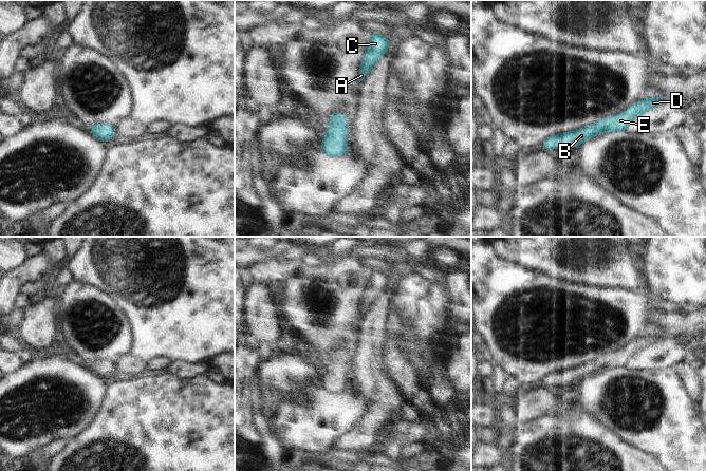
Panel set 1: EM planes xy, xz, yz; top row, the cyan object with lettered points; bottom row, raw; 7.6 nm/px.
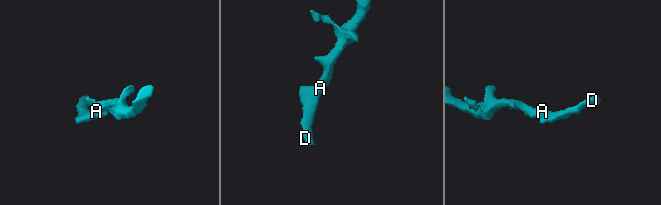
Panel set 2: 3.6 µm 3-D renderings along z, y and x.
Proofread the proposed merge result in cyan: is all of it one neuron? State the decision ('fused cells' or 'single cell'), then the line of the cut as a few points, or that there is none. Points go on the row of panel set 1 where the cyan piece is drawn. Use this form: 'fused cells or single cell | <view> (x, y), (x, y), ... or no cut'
single cell | no cut

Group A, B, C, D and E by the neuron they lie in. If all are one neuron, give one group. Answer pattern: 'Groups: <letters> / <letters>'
Groups: A B C D E

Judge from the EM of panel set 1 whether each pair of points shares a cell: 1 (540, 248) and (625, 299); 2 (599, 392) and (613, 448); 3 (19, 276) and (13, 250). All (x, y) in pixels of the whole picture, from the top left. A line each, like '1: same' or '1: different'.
1: different
2: different
3: different

